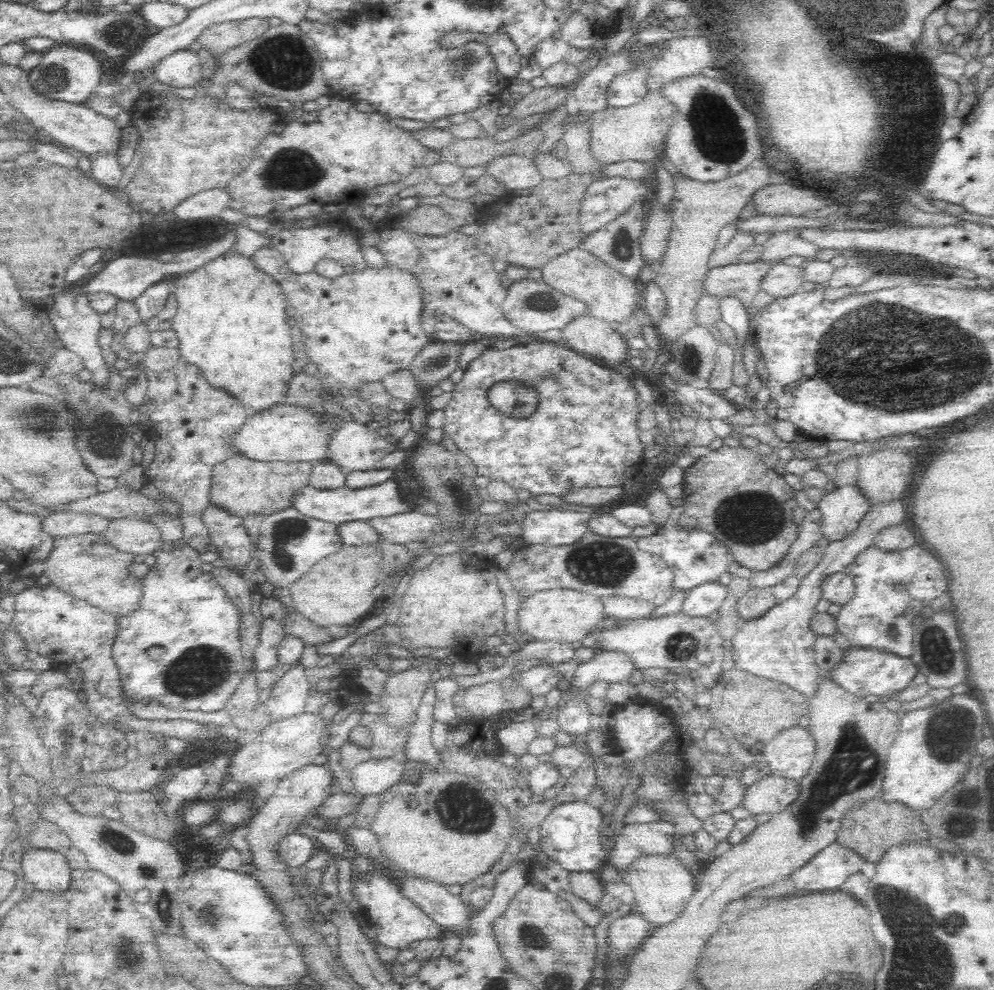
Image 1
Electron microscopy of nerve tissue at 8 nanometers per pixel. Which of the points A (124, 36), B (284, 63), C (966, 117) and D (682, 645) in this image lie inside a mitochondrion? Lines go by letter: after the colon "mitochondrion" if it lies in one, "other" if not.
A: mitochondrion
B: mitochondrion
C: other
D: mitochondrion

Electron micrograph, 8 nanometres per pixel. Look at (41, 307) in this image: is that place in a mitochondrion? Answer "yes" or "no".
no

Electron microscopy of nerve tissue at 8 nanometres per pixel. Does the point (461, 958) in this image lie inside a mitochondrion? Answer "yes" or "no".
no

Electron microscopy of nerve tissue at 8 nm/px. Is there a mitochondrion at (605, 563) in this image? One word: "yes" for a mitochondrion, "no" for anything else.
yes

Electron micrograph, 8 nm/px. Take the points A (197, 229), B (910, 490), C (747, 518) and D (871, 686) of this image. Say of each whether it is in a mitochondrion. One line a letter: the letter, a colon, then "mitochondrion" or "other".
A: other
B: other
C: mitochondrion
D: other

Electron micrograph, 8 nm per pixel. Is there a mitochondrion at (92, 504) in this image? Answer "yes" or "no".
no

